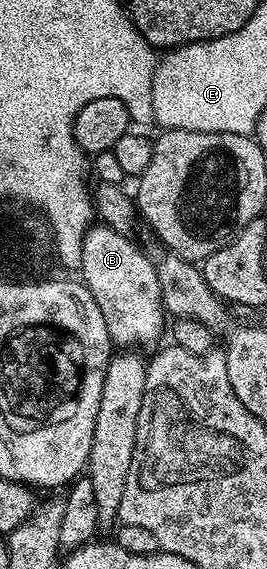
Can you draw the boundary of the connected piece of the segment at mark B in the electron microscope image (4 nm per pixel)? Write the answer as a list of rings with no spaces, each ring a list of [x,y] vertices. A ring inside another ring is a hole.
[[[92,226],[82,243],[81,283],[96,298],[100,314],[108,326],[108,334],[119,349],[134,350],[137,344],[157,345],[168,313],[162,306],[160,278],[155,261],[150,261],[130,236],[105,226]]]

